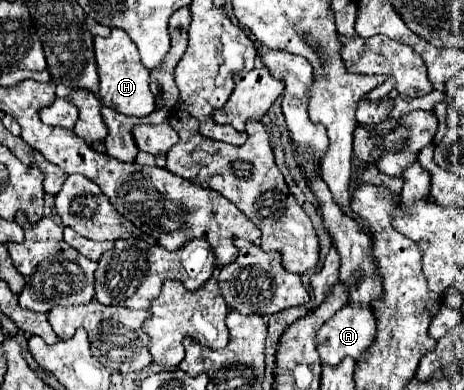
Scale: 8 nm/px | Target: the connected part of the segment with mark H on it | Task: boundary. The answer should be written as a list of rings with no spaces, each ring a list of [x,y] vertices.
[[[113,29],[109,37],[95,37],[95,61],[101,77],[101,101],[107,107],[133,117],[147,117],[155,111],[155,97],[149,91],[149,71],[139,59],[137,45],[123,29]]]

